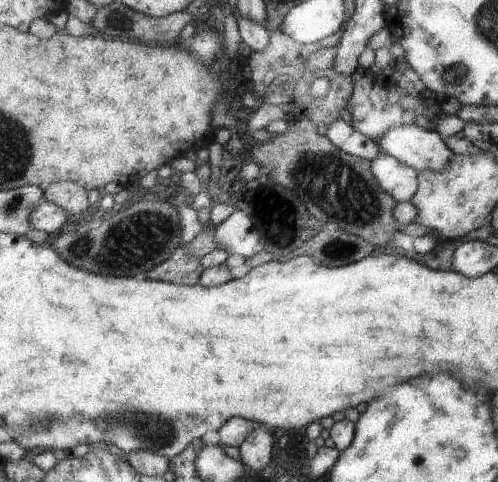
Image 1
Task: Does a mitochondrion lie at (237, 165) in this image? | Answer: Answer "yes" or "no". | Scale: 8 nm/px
no

